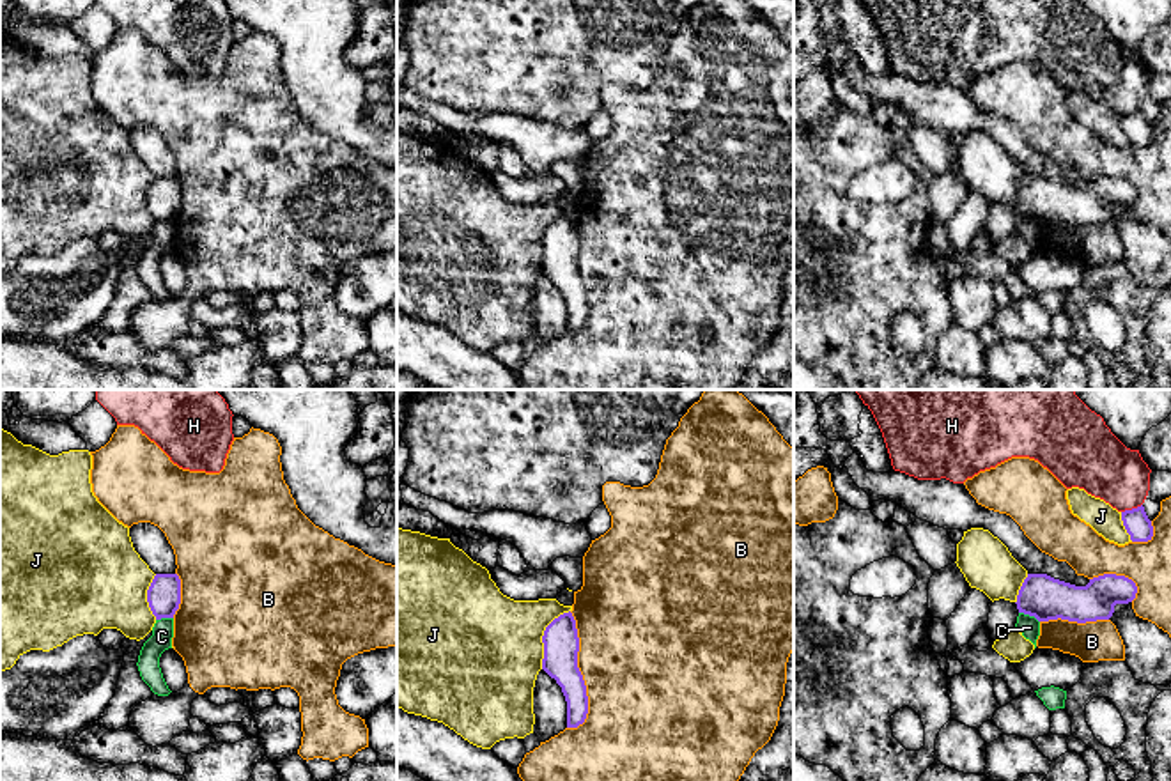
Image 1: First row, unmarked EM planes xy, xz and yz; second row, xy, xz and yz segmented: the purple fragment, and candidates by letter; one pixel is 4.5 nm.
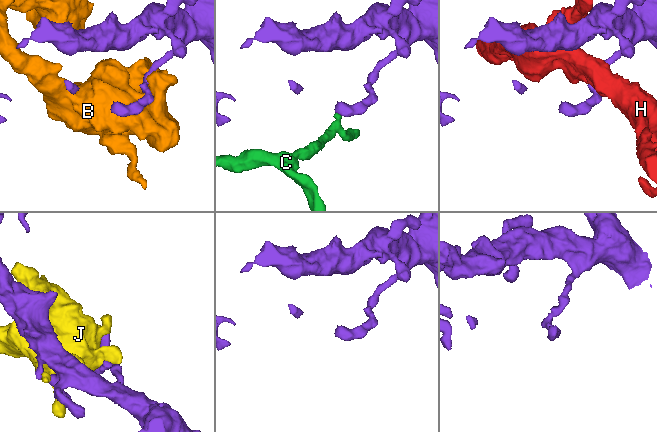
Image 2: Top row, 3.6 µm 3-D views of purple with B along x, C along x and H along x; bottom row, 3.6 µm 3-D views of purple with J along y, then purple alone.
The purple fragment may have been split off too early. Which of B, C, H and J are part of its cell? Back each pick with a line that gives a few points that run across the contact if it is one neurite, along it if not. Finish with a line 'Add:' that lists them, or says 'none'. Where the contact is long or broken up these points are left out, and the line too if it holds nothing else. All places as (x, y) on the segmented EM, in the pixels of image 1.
Add: none

